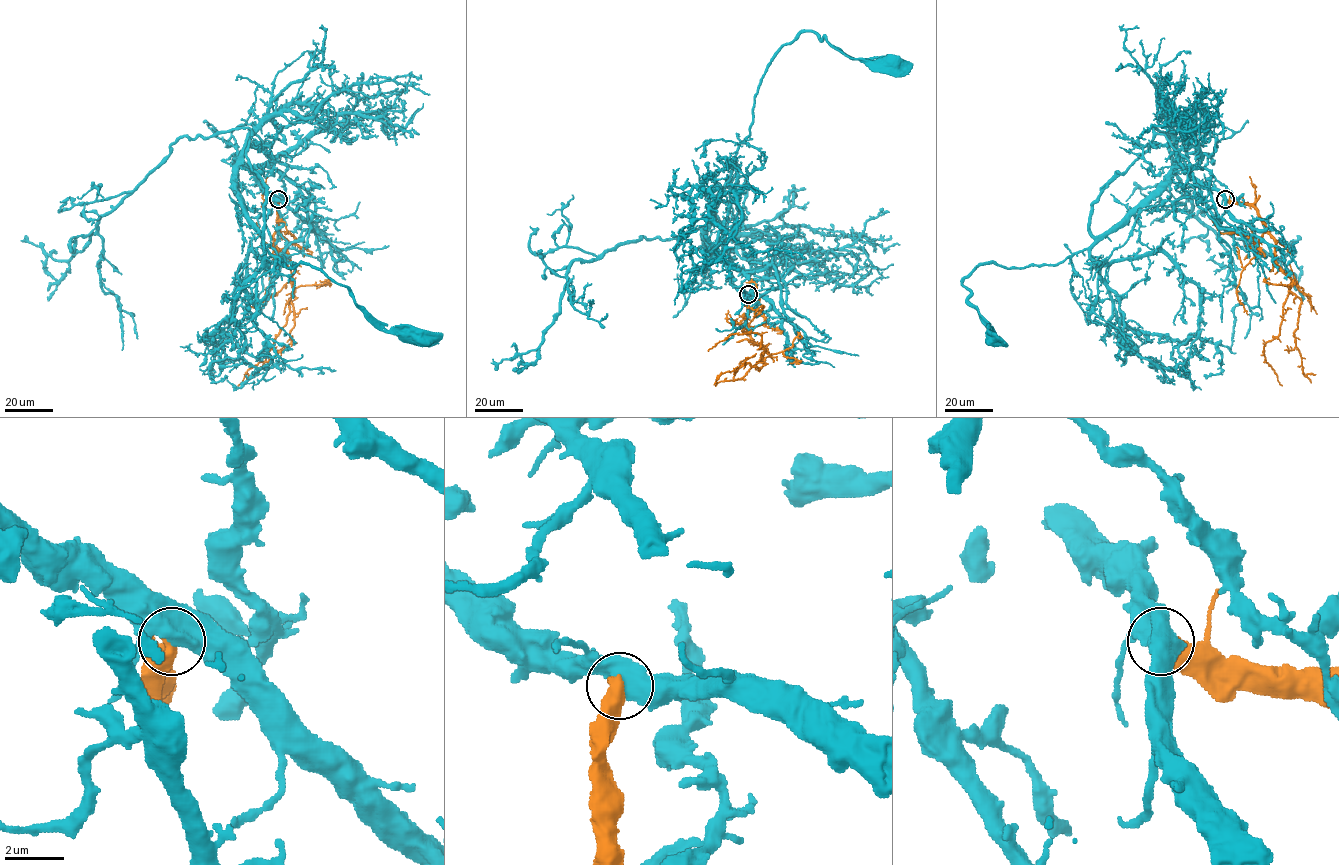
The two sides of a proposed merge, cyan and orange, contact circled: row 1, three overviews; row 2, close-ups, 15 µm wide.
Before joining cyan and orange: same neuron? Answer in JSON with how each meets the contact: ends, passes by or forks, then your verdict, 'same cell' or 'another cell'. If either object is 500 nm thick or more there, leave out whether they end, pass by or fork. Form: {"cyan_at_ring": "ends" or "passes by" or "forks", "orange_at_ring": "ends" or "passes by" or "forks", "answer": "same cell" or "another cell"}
{"answer": "another cell"}

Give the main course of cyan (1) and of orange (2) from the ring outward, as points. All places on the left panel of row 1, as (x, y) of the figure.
1: (278, 199), (246, 167), (236, 170), (240, 205), (281, 264), (320, 269), (343, 284), (380, 325), (421, 339)
2: (278, 199), (277, 229), (286, 241), (288, 259), (294, 269), (291, 341), (267, 361), (249, 368), (238, 385)

